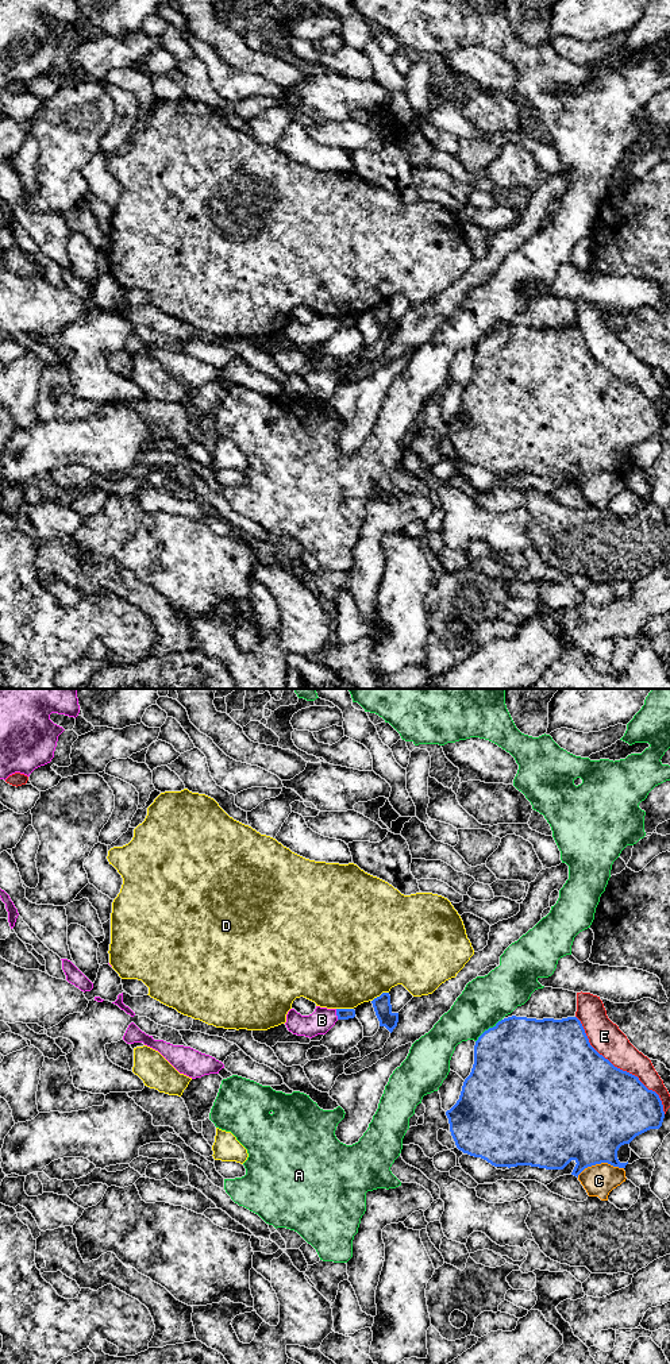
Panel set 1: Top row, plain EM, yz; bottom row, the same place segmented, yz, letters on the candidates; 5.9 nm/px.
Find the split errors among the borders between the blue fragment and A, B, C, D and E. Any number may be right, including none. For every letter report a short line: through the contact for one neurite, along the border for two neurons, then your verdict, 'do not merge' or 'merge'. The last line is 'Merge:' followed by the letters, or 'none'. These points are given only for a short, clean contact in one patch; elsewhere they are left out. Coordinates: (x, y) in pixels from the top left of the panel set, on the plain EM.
A: do not merge
B: line yz (335, 318), (338, 327); do not merge
C: line yz (623, 476), (596, 471), (588, 474), (577, 485); do not merge
D: do not merge
E: do not merge
Merge: none

